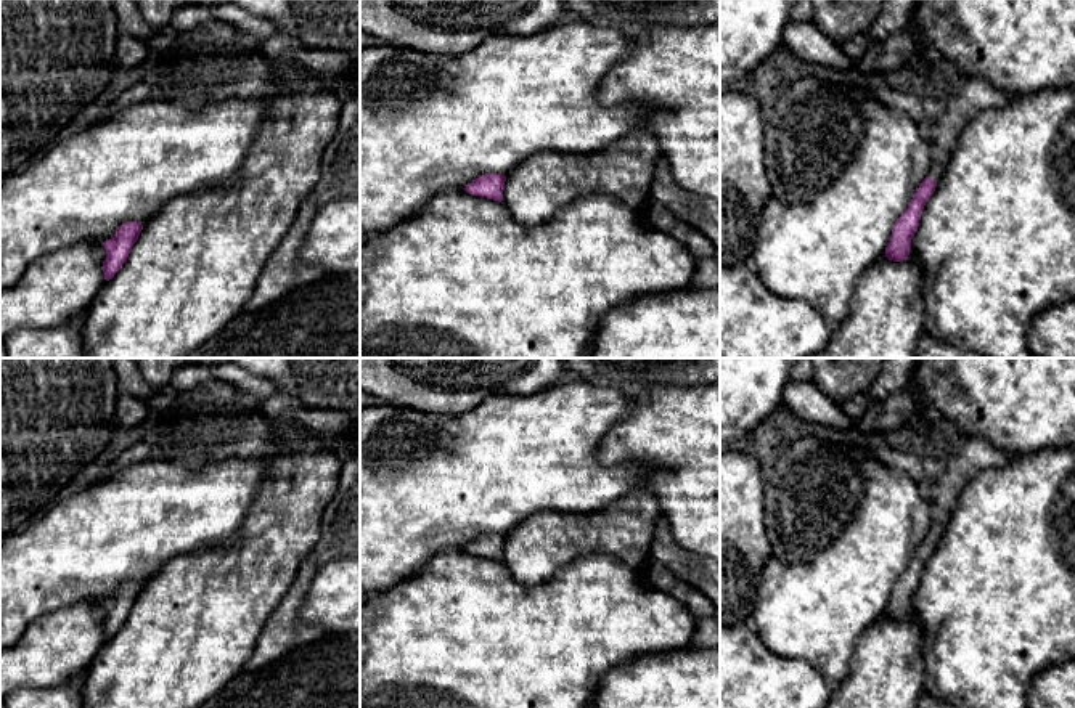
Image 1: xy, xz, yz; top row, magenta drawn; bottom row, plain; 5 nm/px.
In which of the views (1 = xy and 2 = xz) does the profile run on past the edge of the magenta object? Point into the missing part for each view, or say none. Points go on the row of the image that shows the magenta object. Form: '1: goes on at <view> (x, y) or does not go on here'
1: does not go on here
2: does not go on here

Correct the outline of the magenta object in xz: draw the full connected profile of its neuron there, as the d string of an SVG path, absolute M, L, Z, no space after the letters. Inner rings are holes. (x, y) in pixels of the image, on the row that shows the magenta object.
M485 173L466 185L464 191L472 196L480 196L503 202L506 177L500 173Z

